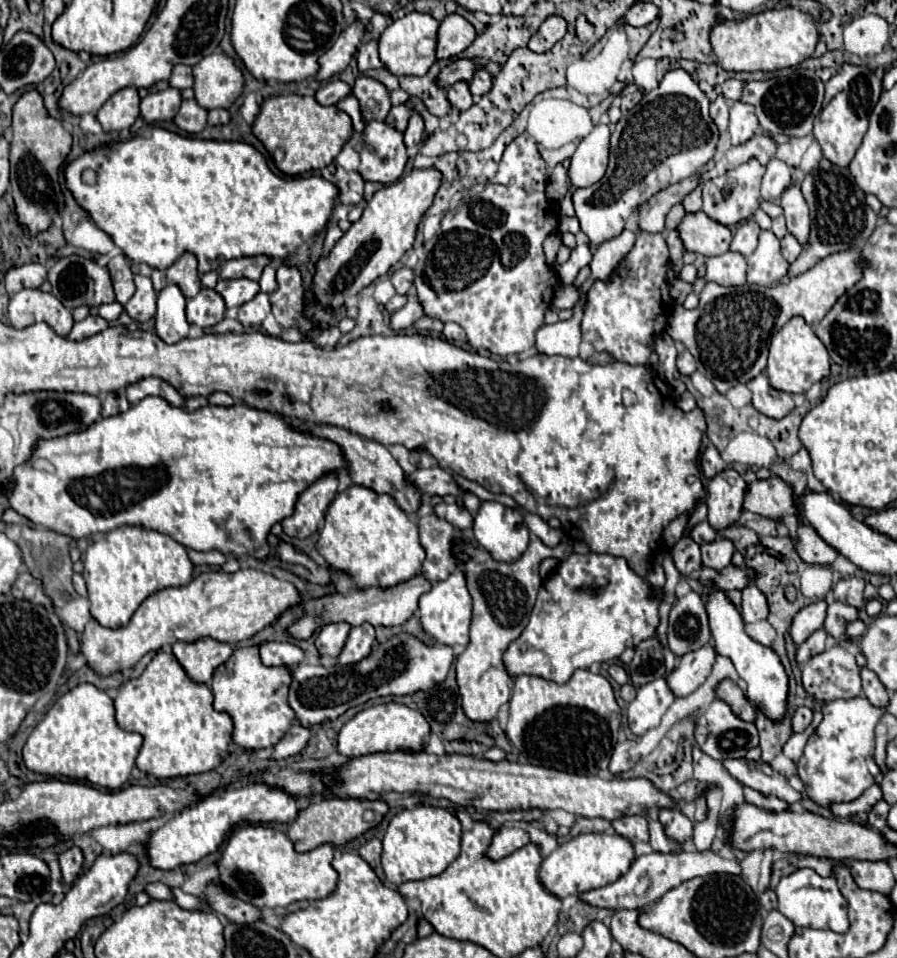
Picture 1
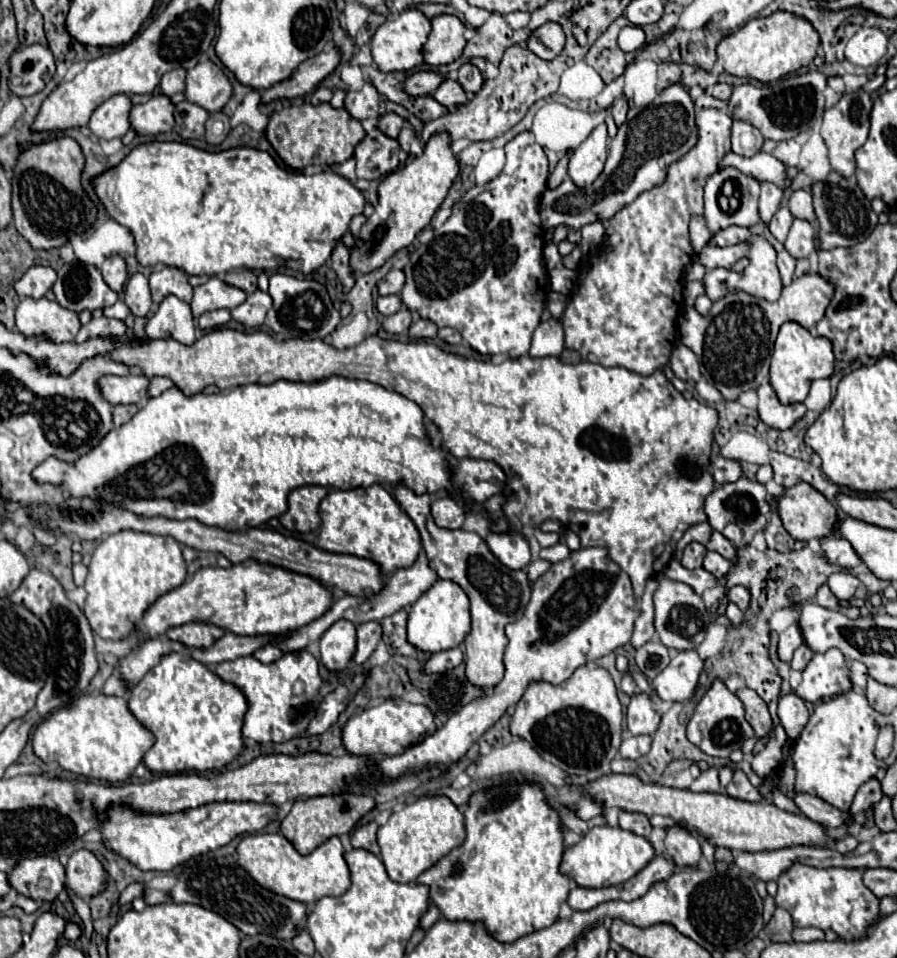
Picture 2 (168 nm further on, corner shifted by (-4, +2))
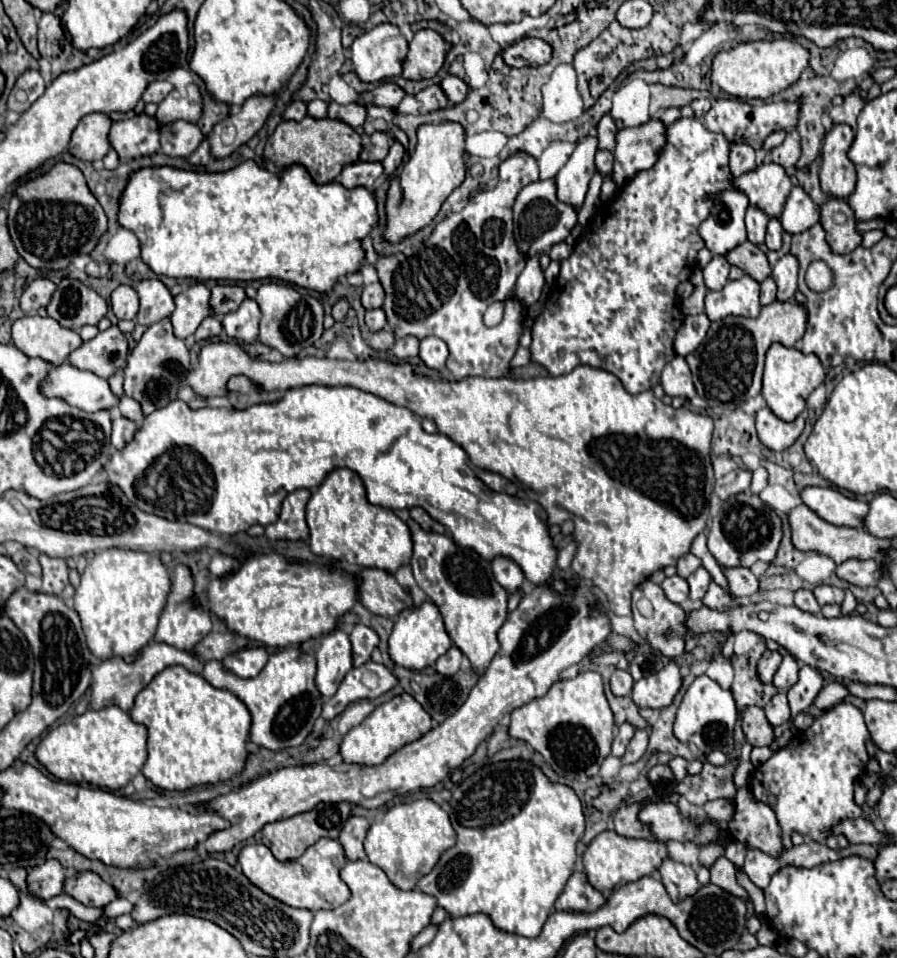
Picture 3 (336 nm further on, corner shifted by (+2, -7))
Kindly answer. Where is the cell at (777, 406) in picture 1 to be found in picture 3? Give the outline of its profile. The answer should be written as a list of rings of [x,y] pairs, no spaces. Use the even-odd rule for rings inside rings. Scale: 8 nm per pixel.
[[[763,408],[755,414],[757,418],[757,434],[759,440],[775,452],[783,452],[787,450],[803,432],[805,428],[805,420],[799,416],[793,422],[783,422],[779,420],[769,408]]]

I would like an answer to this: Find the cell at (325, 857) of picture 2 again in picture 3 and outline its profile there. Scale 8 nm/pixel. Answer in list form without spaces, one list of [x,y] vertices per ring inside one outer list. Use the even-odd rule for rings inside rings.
[[[333,838],[317,840],[299,858],[289,862],[277,860],[265,844],[249,844],[241,850],[239,864],[243,874],[257,888],[261,888],[265,894],[293,908],[307,908],[315,912],[323,908],[335,908],[351,898],[351,890],[339,878],[339,870],[347,864],[347,858],[341,848],[341,842]]]

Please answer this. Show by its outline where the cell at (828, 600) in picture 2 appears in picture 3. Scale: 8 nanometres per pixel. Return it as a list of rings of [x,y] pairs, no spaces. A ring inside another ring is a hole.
[[[797,590],[795,592],[795,606],[805,612],[811,612],[811,614],[819,614],[819,610],[821,610],[821,606],[817,604],[811,590]]]

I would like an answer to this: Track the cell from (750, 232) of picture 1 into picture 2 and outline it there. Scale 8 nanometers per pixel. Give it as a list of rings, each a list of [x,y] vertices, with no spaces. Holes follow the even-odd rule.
[[[743,241],[743,243],[737,243],[737,245],[731,245],[731,247],[703,247],[703,251],[699,253],[699,263],[705,265],[707,269],[713,269],[713,267],[725,267],[725,269],[731,269],[731,265],[735,261],[739,261],[741,257],[745,257],[749,253],[749,243]]]

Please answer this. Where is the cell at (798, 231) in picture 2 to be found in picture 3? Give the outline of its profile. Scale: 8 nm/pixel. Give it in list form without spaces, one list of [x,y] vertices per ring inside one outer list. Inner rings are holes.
[[[785,254],[773,266],[773,280],[777,284],[777,300],[793,300],[797,292],[797,258],[793,254]]]

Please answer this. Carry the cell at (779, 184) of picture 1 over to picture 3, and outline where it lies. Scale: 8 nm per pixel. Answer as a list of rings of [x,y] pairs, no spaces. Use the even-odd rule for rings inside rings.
[[[747,208],[747,214],[745,214],[745,228],[747,228],[747,240],[753,242],[753,244],[763,244],[765,240],[765,228],[767,228],[767,222],[769,222],[769,216],[763,214],[761,210],[757,208]]]

